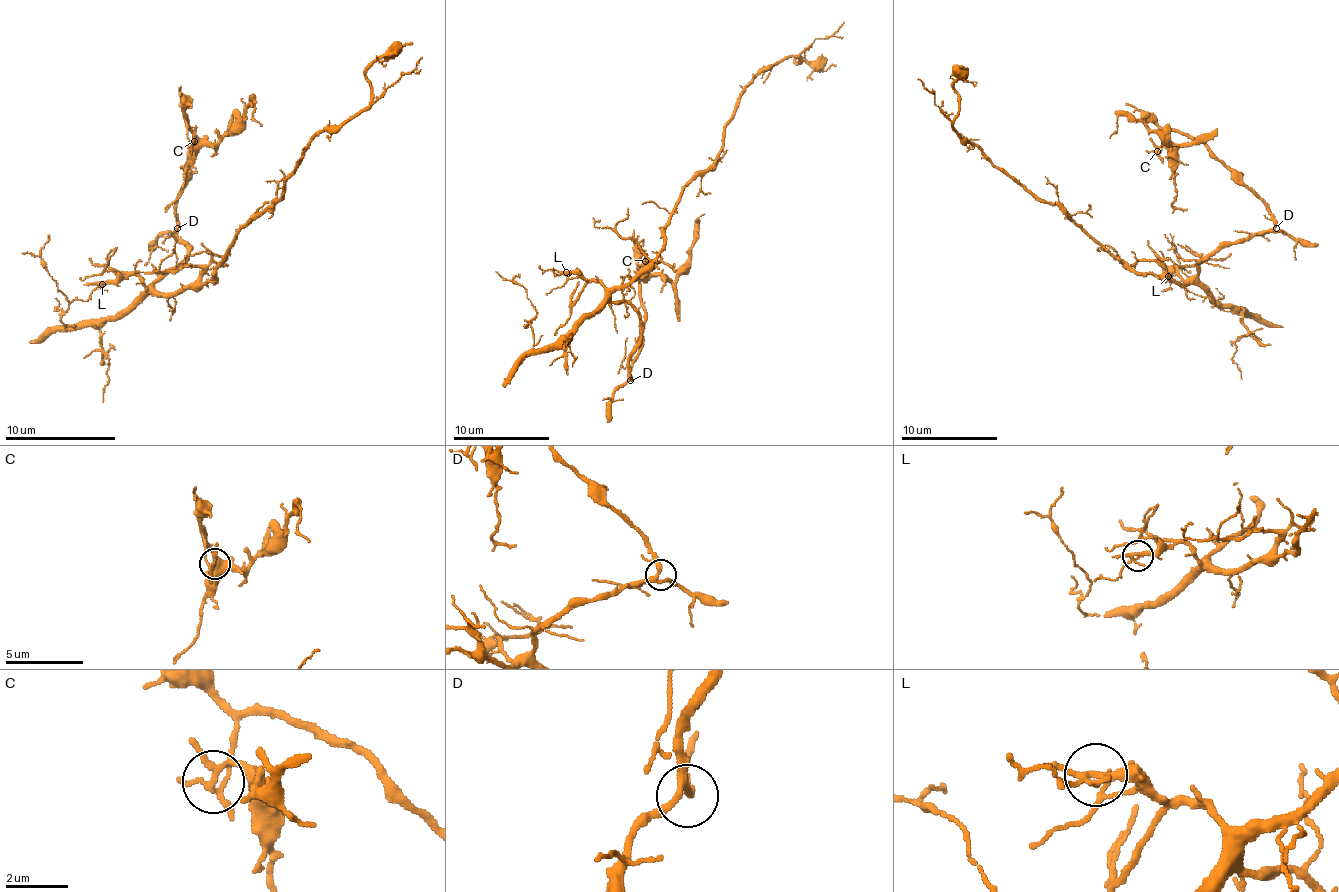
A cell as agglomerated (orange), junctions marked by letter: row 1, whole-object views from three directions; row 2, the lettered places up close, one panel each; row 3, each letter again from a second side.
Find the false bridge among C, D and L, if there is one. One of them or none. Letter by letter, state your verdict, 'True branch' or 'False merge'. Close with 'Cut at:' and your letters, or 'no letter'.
C: False merge
D: True branch
L: True branch
Cut at: C

